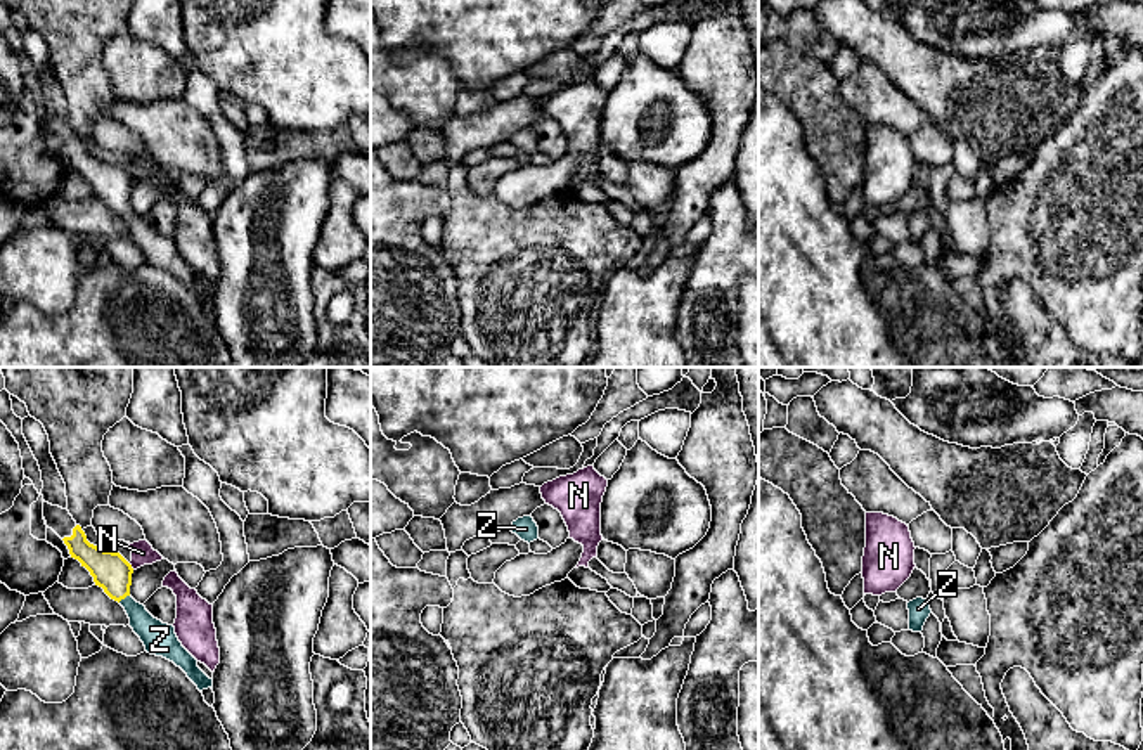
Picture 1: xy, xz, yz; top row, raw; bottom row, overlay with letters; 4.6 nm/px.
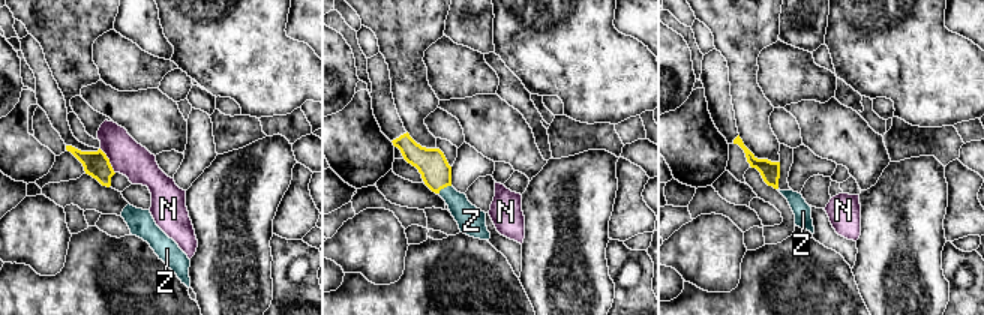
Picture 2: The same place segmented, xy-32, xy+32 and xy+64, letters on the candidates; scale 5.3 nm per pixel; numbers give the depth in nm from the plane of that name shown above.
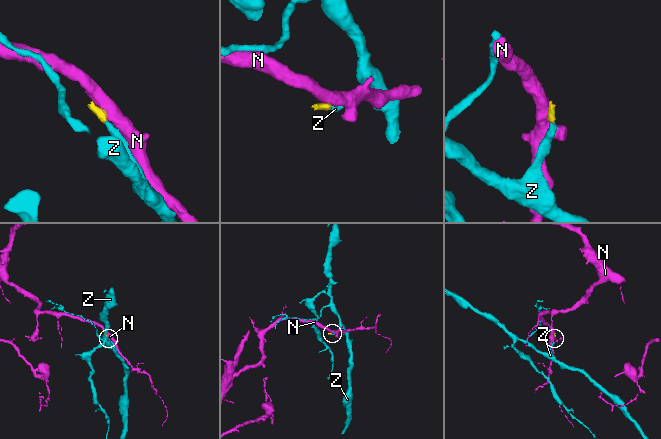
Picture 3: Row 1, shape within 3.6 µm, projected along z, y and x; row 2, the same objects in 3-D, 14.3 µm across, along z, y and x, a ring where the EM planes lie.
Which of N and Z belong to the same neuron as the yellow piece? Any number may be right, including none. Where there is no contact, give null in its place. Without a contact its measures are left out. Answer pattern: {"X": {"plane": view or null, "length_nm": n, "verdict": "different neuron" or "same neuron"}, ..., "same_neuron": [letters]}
{"N": {"plane": "xy", "length_nm": 40, "verdict": "different neuron"}, "Z": {"plane": "xy", "length_nm": 70, "verdict": "same neuron"}, "same_neuron": ["Z"]}

